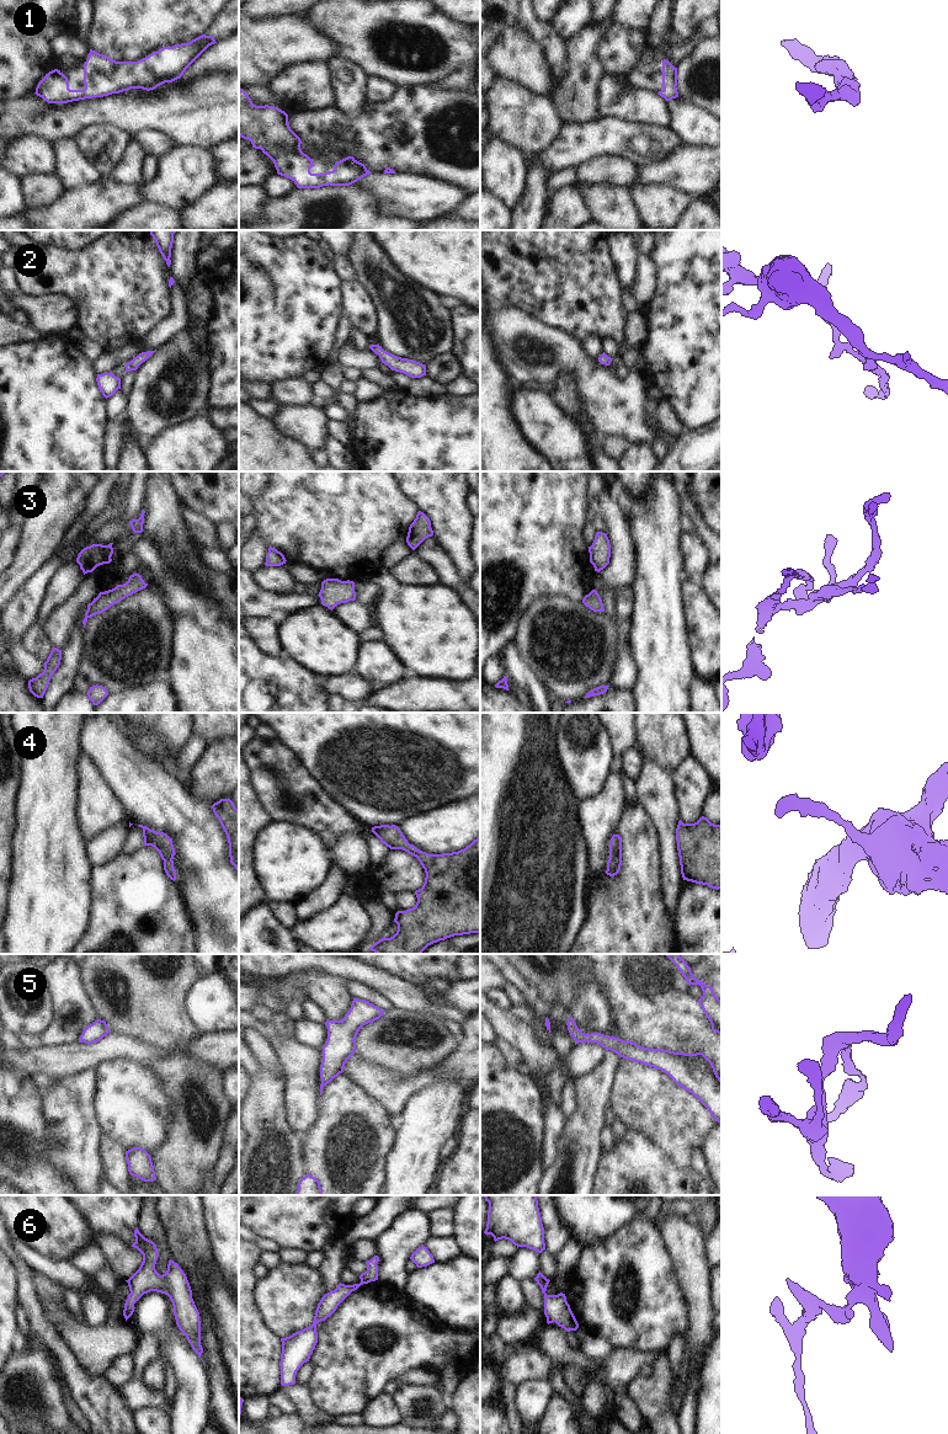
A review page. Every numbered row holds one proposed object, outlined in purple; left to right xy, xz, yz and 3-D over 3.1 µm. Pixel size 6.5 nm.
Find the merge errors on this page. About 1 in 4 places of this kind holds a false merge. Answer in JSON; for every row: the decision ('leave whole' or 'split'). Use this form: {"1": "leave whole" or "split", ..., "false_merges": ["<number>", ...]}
{"1": "leave whole", "2": "leave whole", "3": "leave whole", "4": "leave whole", "5": "leave whole", "6": "leave whole", "false_merges": []}

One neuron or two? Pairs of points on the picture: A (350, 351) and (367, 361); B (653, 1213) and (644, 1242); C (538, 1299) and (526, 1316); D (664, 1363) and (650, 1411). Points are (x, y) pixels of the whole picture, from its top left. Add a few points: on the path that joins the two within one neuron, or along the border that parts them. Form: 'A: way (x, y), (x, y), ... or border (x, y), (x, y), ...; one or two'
A: way (353, 355), (358, 360), (363, 360); one
B: border (644, 1215), (651, 1221); two
C: border (525, 1302), (543, 1310); two
D: way (661, 1375), (659, 1385), (653, 1392), (653, 1398); one

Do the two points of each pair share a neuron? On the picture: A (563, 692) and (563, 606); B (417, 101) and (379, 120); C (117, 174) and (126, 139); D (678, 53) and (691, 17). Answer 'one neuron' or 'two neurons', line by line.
A: one neuron
B: one neuron
C: two neurons
D: two neurons

